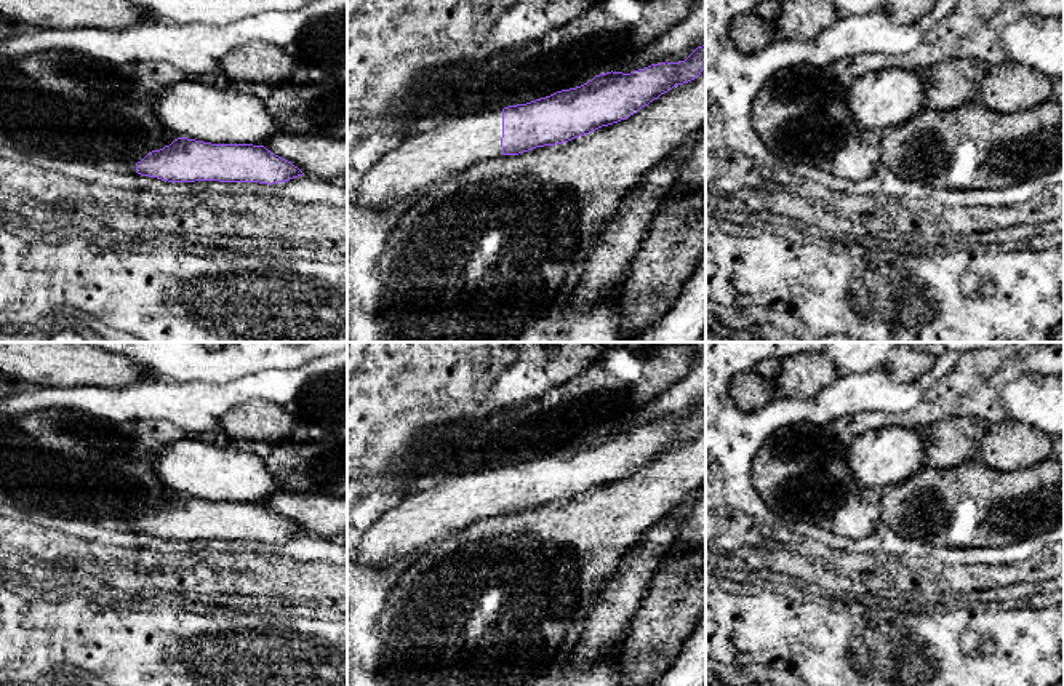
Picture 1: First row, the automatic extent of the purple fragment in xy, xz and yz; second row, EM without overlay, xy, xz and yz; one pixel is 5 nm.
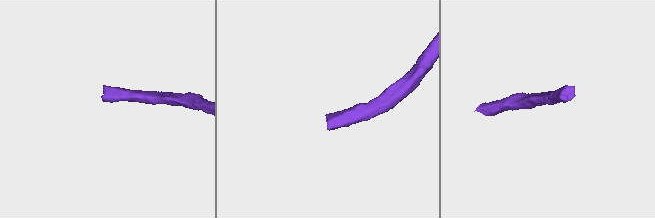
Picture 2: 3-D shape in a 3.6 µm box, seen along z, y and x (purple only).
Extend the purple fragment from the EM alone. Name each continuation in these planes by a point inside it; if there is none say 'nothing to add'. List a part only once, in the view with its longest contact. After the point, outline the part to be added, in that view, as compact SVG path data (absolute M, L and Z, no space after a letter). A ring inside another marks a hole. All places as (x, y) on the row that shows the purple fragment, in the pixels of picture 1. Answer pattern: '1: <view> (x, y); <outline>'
1: xz (450, 146); M502 109L438 120L403 141L365 174L358 203L382 211L480 162L502 157Z

